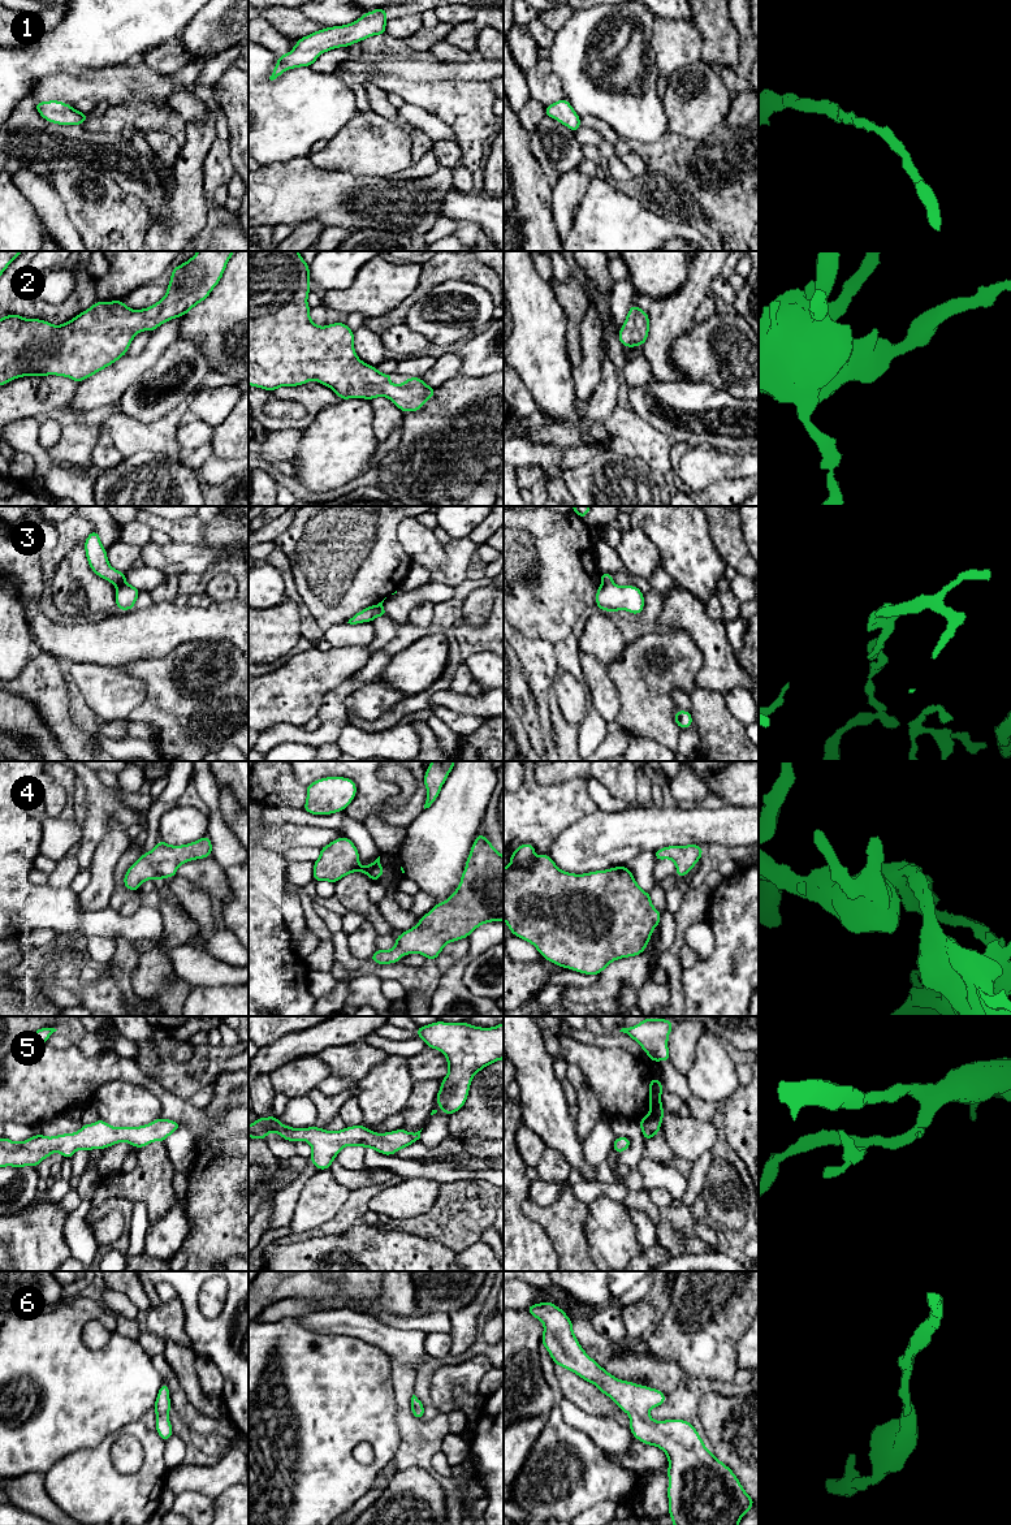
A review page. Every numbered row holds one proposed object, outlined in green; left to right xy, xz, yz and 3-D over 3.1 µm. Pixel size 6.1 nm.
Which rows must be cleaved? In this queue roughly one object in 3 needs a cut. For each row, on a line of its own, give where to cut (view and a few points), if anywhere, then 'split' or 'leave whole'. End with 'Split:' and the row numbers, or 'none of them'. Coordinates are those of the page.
1: no cut | leave whole
2: no cut | leave whole
3: xz (374, 605), (375, 617) | split
4: no cut | leave whole
5: no cut | leave whole
6: no cut | leave whole
Split: 3

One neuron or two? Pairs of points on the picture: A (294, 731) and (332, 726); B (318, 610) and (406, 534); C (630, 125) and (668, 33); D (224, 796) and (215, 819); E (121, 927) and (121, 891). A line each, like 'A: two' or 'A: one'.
A: one
B: two
C: two
D: two
E: two

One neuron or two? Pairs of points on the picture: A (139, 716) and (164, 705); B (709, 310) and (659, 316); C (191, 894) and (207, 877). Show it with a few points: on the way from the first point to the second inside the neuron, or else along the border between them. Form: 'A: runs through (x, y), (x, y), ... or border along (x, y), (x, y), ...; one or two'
A: runs through (146, 712), (158, 709); one
B: border along (709, 296), (696, 309), (691, 325); two
C: border along (177, 873), (211, 899); two

